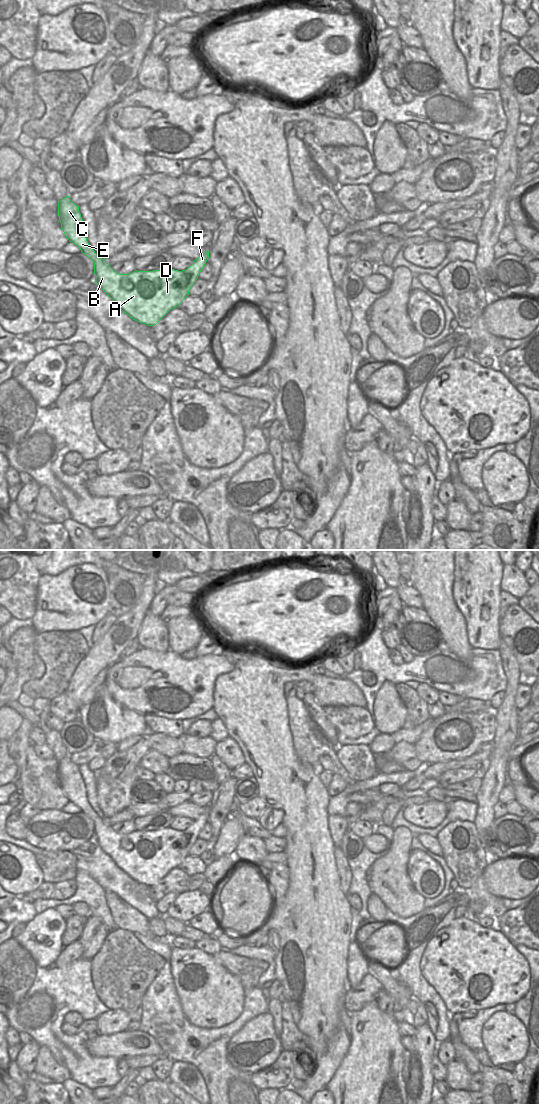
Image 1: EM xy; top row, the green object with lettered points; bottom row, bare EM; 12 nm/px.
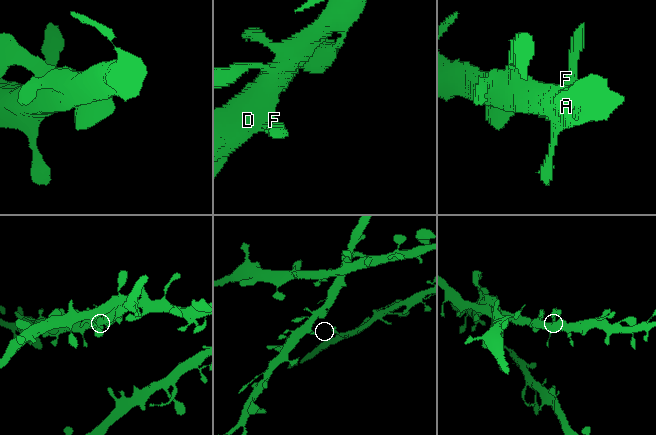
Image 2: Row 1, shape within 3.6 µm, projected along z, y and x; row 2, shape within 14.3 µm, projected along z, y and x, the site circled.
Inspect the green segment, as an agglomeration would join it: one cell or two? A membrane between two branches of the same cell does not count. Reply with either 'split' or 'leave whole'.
leave whole

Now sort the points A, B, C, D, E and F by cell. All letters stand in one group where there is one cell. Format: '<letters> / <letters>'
A B C D E F

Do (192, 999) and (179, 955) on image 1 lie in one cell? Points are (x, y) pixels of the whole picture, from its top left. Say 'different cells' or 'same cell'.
same cell

